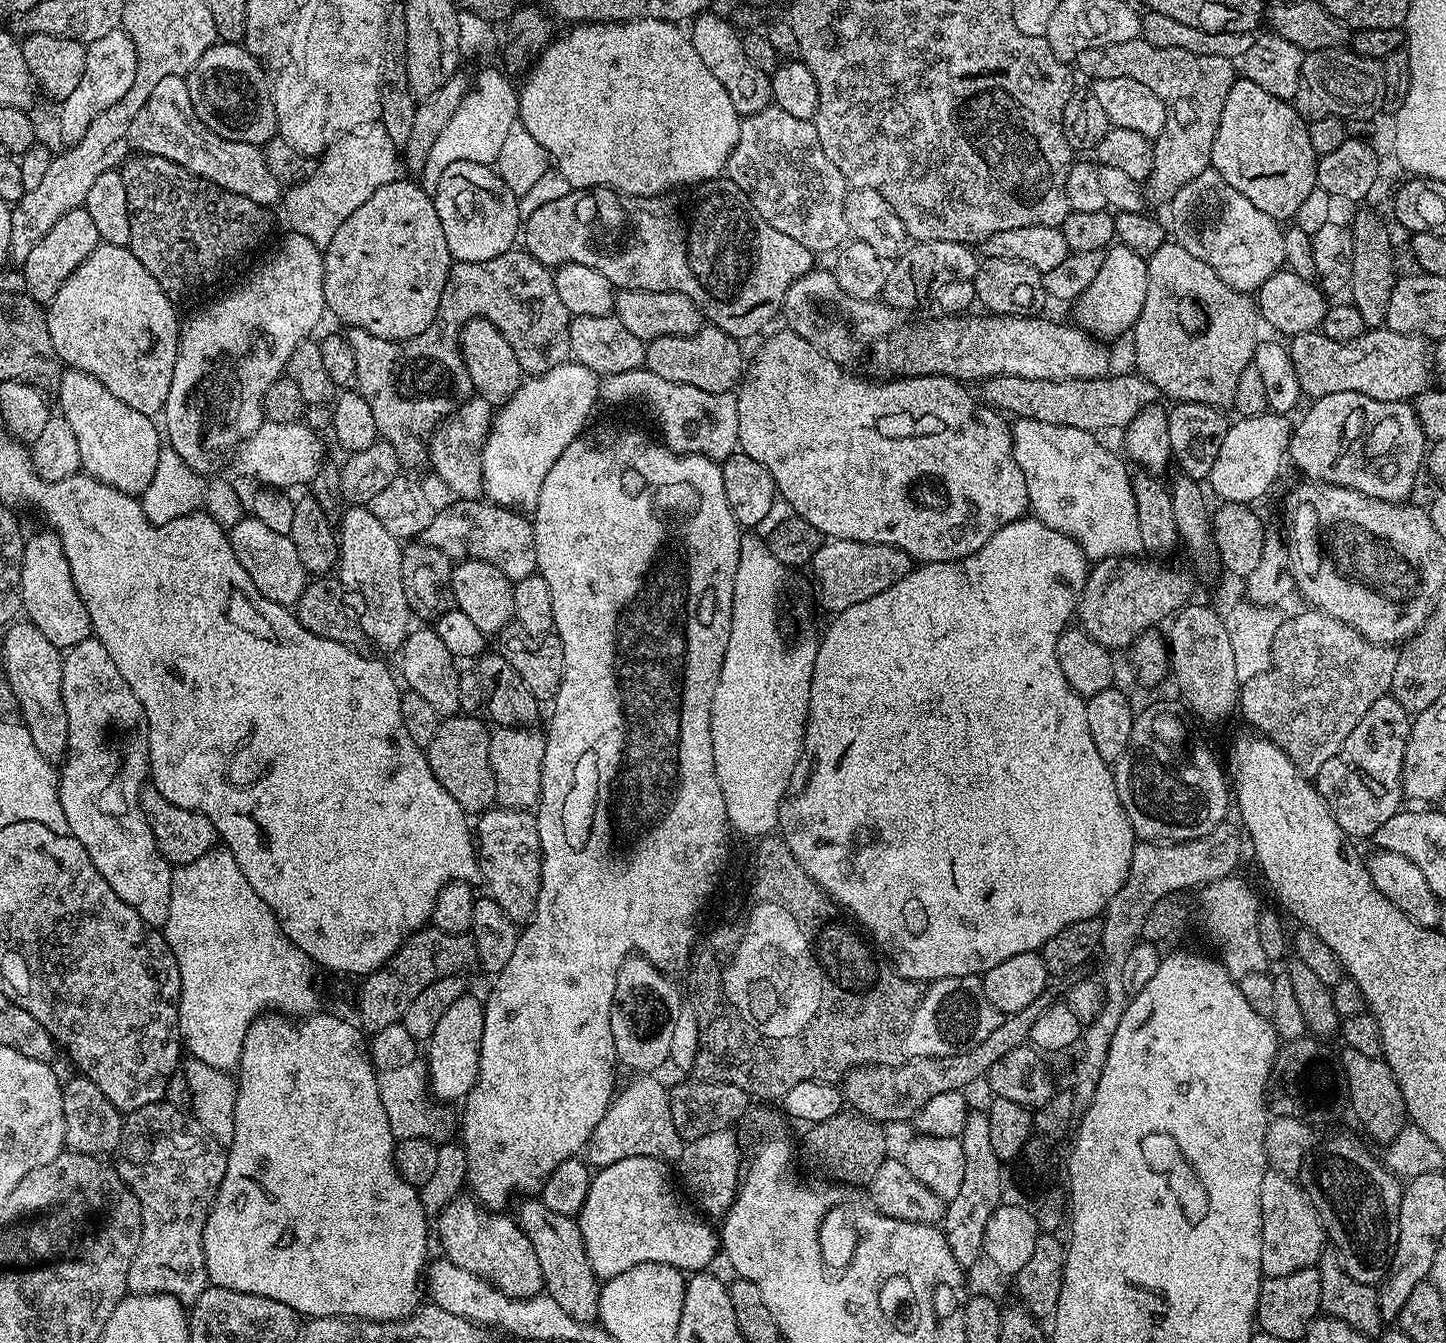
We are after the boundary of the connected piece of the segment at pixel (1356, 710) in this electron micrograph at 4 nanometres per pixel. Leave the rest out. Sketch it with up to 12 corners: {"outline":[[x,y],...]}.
{"outline":[[1289,615],[1238,712],[1314,778],[1389,695],[1398,652]]}

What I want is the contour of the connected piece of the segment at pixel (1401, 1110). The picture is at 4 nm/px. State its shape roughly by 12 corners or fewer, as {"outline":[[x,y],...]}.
{"outline":[[1343,1047],[1350,1108],[1374,1141],[1406,1127],[1405,1099],[1381,1057]]}

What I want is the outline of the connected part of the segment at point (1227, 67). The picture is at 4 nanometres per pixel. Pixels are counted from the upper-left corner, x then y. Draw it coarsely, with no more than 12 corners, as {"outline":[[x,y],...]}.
{"outline":[[1144,39],[1082,50],[1166,106],[1146,188],[1171,201],[1209,171],[1233,61]]}

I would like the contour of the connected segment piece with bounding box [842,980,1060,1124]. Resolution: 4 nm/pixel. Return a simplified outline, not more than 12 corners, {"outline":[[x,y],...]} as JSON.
{"outline":[[1050,980],[1027,1008],[954,1055],[864,1065],[842,1081],[853,1111],[911,1121],[935,1095],[981,1081],[1059,1003]]}

